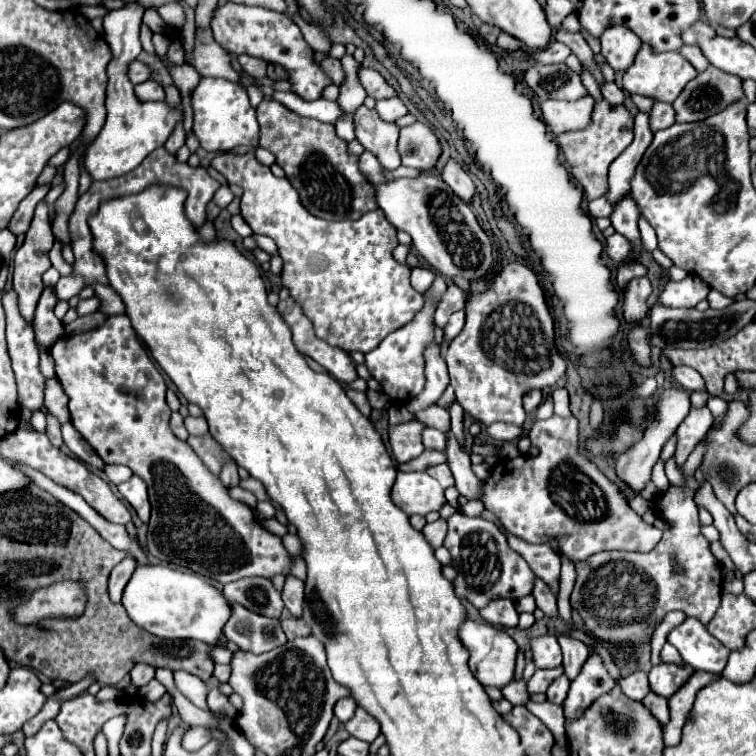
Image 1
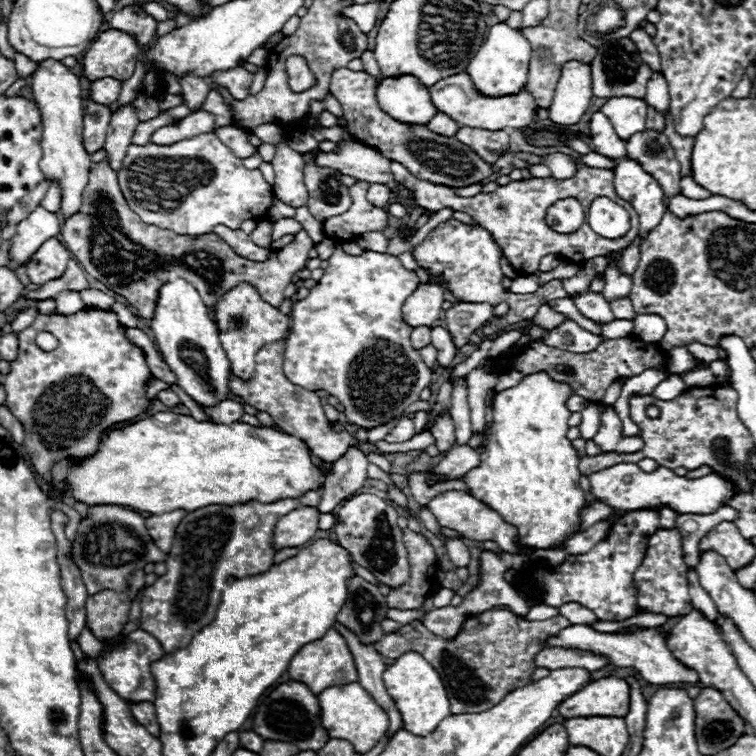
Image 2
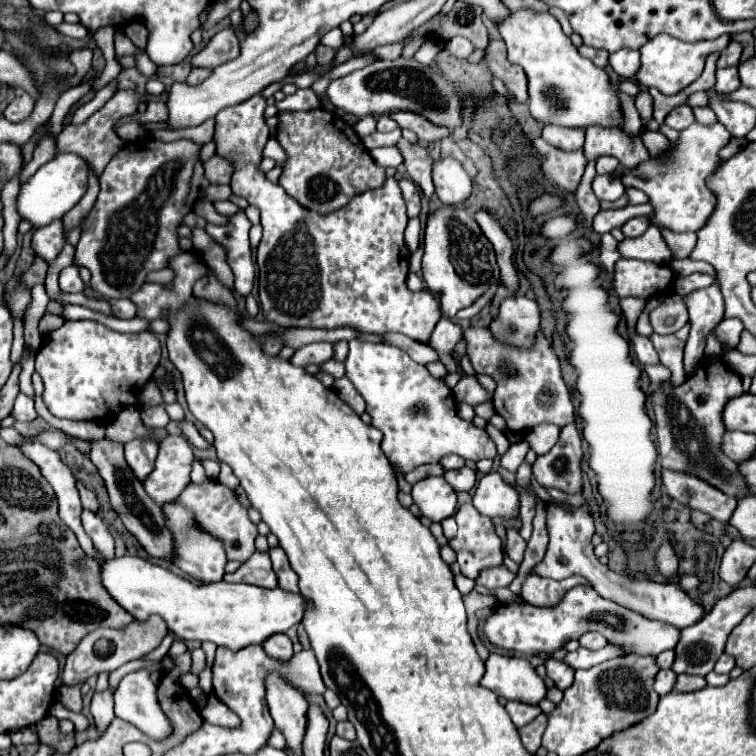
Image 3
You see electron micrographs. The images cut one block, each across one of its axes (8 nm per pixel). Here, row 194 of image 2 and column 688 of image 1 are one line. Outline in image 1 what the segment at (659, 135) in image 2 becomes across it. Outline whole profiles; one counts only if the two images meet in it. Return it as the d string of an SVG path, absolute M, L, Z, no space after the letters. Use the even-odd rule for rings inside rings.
M660 664L654 666L648 674L648 682L650 682L650 690L662 698L670 698L678 688L682 688L682 684L686 682L686 678L692 674L694 670L688 666L676 666L676 664Z

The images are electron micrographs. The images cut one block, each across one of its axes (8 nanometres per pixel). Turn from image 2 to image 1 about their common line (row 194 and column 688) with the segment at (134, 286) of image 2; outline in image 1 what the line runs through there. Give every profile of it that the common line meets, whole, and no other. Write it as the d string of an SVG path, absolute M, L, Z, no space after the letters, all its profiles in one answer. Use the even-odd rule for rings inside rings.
M708 66L674 100L676 122L700 122L744 98L742 80Z

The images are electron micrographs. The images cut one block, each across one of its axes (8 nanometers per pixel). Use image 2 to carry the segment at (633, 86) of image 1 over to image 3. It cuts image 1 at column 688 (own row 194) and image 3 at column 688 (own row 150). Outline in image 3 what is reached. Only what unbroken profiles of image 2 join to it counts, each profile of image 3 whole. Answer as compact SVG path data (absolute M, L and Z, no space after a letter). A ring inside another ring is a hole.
M660 34L656 38L652 38L650 42L646 42L642 48L640 48L640 54L642 54L642 66L640 70L636 72L636 82L640 86L646 86L646 88L658 88L662 94L678 94L682 92L684 88L688 88L704 70L704 60L710 52L720 52L728 46L730 42L730 36L720 36L716 40L700 40L700 42L682 42L678 38L672 38L672 36L666 36L666 34Z

